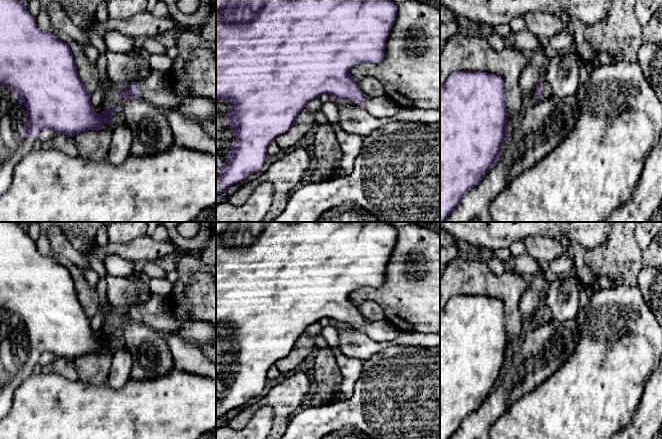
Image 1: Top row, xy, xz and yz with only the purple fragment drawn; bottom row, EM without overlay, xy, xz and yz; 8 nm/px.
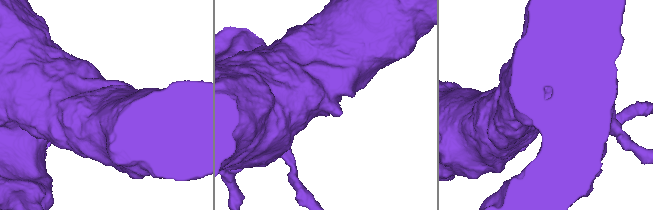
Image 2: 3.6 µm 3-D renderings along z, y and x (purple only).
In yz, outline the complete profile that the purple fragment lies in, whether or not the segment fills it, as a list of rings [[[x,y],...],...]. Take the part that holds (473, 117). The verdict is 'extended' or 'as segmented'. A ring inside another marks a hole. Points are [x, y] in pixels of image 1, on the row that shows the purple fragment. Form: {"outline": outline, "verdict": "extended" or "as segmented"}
{"outline": [[[455,71],[440,85],[440,222],[445,222],[448,216],[459,206],[464,196],[478,186],[485,175],[495,166],[501,155],[501,148],[508,135],[508,115],[506,109],[505,85],[501,76],[483,71]]], "verdict": "as segmented"}

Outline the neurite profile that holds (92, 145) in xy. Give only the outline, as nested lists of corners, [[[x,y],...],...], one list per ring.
[[[104,124],[100,131],[89,130],[74,136],[74,144],[78,156],[91,160],[102,161],[107,159],[112,128]]]

